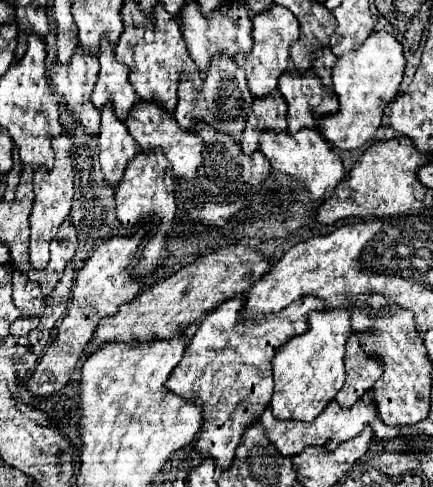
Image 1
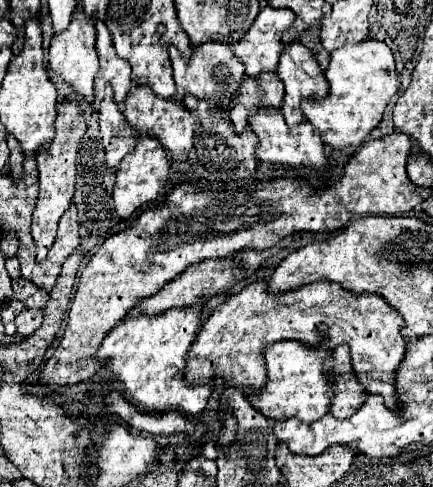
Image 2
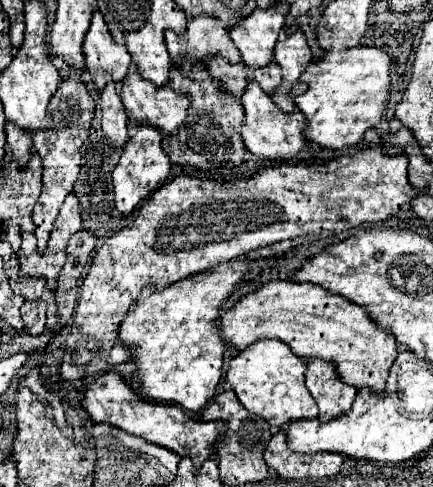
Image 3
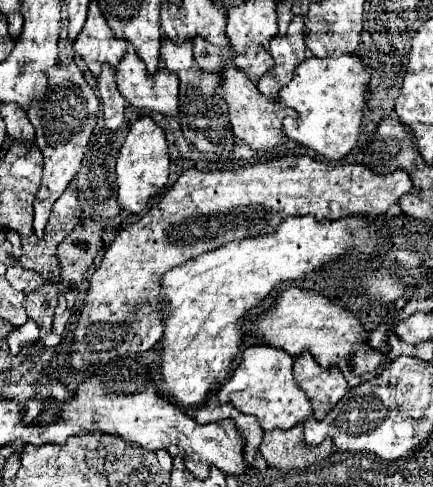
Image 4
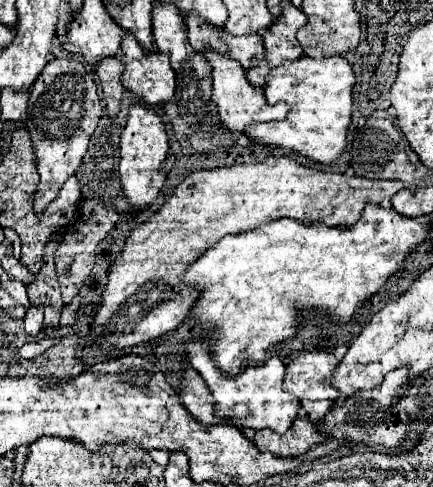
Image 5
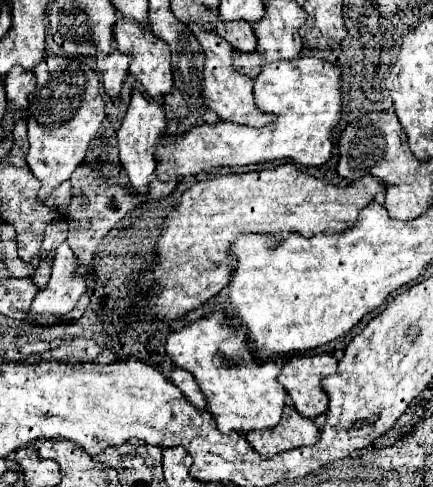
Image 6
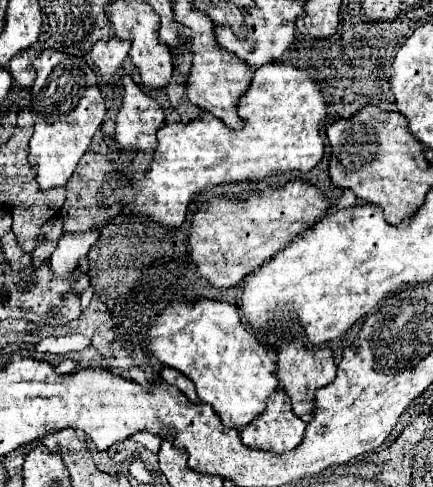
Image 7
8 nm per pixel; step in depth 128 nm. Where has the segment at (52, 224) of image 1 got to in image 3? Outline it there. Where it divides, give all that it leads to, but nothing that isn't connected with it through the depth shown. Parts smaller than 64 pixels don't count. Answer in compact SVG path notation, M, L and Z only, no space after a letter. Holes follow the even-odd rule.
M68 78L60 82L60 88L56 90L56 94L52 96L50 104L48 104L48 112L52 114L52 128L44 130L44 132L36 132L32 136L34 146L42 158L42 194L34 206L34 234L38 238L38 252L44 252L50 240L50 232L52 232L52 224L60 212L60 206L64 202L64 198L72 192L72 186L76 182L76 176L80 172L80 150L84 140L88 138L88 130L90 130L90 122L94 116L94 102L90 98L90 94L86 92L86 86L80 78Z

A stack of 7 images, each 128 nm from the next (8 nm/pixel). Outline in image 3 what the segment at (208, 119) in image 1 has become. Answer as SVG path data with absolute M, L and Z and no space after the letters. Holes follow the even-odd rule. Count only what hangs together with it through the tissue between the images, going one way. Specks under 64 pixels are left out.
M206 14L192 18L182 36L176 36L172 30L166 30L164 38L172 62L186 76L192 74L190 60L206 62L214 56L222 56L228 62L240 62L240 52L232 44L220 20Z

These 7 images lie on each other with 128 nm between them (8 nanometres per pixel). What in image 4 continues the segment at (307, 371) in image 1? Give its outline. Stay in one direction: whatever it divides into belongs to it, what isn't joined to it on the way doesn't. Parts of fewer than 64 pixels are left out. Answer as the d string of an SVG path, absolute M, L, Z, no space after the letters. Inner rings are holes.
M266 344L250 346L242 354L242 360L234 368L228 382L220 386L218 390L220 404L226 404L230 400L240 412L256 416L260 426L266 432L276 428L286 430L300 424L304 418L312 416L312 406L304 390L296 384L292 364L294 364L294 358L282 348L272 348Z

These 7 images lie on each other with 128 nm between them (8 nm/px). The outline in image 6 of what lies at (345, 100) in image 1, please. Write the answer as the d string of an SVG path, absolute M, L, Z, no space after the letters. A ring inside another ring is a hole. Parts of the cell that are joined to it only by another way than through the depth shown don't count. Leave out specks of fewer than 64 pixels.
M294 58L288 62L272 62L266 64L260 76L254 82L254 100L262 112L276 114L276 122L266 124L264 128L250 128L232 122L218 122L218 124L202 124L186 132L184 136L170 140L164 138L160 146L156 146L156 160L158 160L158 178L168 180L170 176L178 176L178 180L198 174L218 166L244 166L244 164L258 164L266 160L282 160L292 158L302 166L322 166L330 160L334 150L332 132L342 118L342 70L322 58Z

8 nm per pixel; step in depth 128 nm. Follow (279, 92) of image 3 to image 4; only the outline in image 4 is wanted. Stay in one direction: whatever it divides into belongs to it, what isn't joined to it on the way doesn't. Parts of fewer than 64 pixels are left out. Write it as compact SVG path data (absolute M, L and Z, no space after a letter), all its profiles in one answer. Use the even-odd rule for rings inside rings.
M294 16L294 20L288 26L286 36L276 36L270 42L270 54L276 62L276 66L258 80L258 90L268 100L278 100L278 92L282 86L286 86L292 76L298 62L306 58L306 44L304 44L304 18Z

